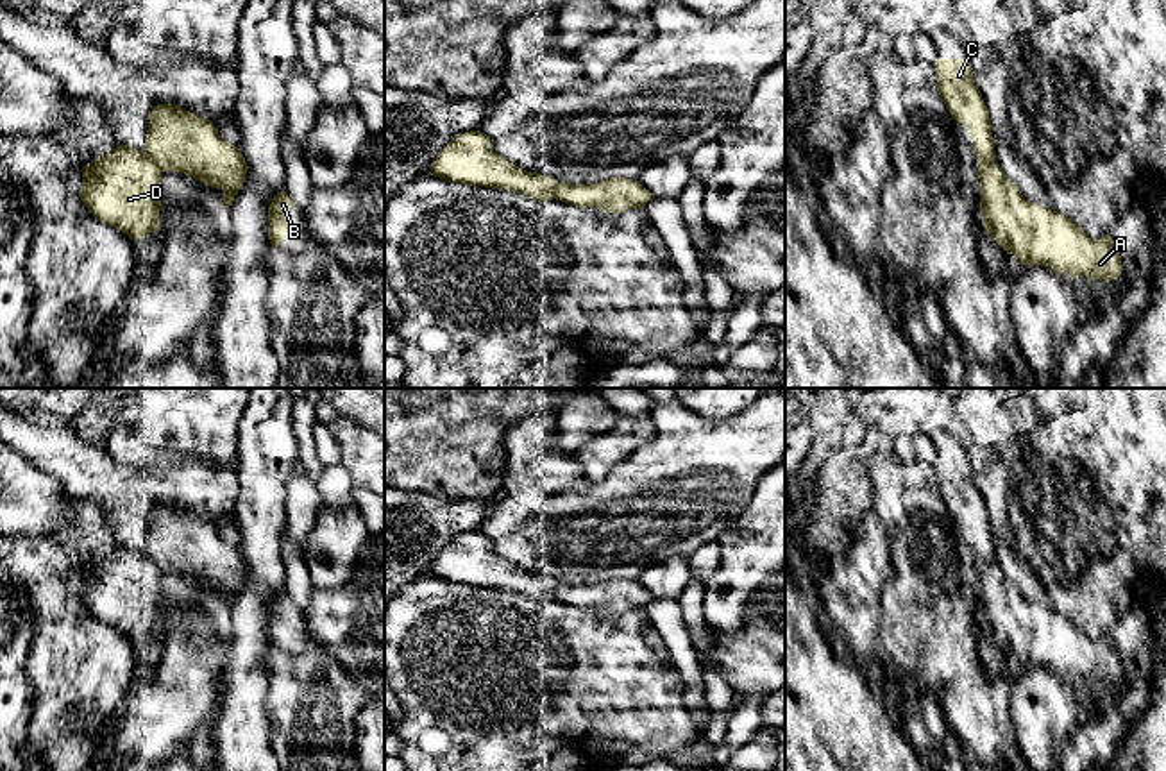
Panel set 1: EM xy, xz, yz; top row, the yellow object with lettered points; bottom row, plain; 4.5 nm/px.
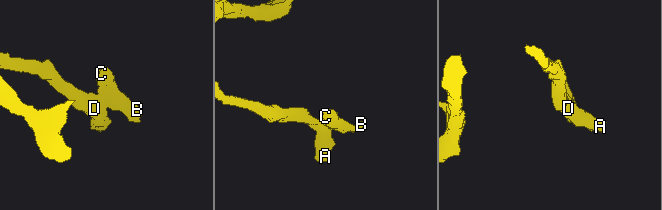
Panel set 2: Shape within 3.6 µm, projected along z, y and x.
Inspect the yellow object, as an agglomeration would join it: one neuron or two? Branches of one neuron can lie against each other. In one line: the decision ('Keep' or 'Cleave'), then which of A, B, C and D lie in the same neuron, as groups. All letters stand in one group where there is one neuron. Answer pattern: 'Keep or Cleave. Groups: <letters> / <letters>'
Cleave. Groups: A D / B C

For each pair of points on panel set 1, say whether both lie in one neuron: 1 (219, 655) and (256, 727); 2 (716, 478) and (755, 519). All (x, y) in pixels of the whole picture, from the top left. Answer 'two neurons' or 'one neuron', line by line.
1: two neurons
2: two neurons

